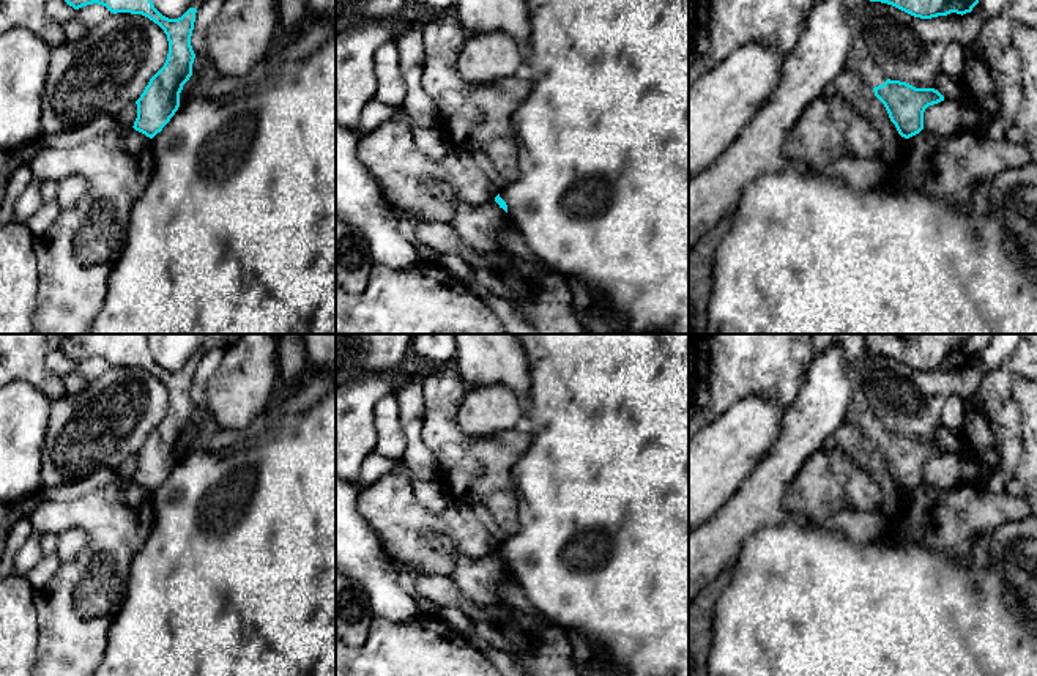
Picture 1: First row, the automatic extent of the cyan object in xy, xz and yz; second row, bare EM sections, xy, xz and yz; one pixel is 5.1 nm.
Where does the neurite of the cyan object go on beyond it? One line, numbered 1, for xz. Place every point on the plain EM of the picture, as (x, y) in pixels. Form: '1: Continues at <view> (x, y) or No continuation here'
1: No continuation here

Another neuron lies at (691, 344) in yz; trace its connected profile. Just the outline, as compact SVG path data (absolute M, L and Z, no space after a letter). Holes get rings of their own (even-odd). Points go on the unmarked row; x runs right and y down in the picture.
M689 334L689 407L692 407L695 392L695 351L692 336Z

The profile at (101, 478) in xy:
M101 468L95 473L58 487L43 487L36 493L19 500L14 503L14 511L11 514L11 518L6 525L6 528L0 533L0 559L5 553L5 544L9 534L11 526L17 522L25 518L27 515L32 515L36 507L39 507L44 503L57 501L57 503L66 503L74 501L90 492L109 487L109 485L123 485L131 479L125 479L117 470L107 470Z

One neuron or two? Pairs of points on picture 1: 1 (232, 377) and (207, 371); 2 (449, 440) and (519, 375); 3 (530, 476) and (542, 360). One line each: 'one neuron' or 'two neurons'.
1: two neurons
2: two neurons
3: one neuron

